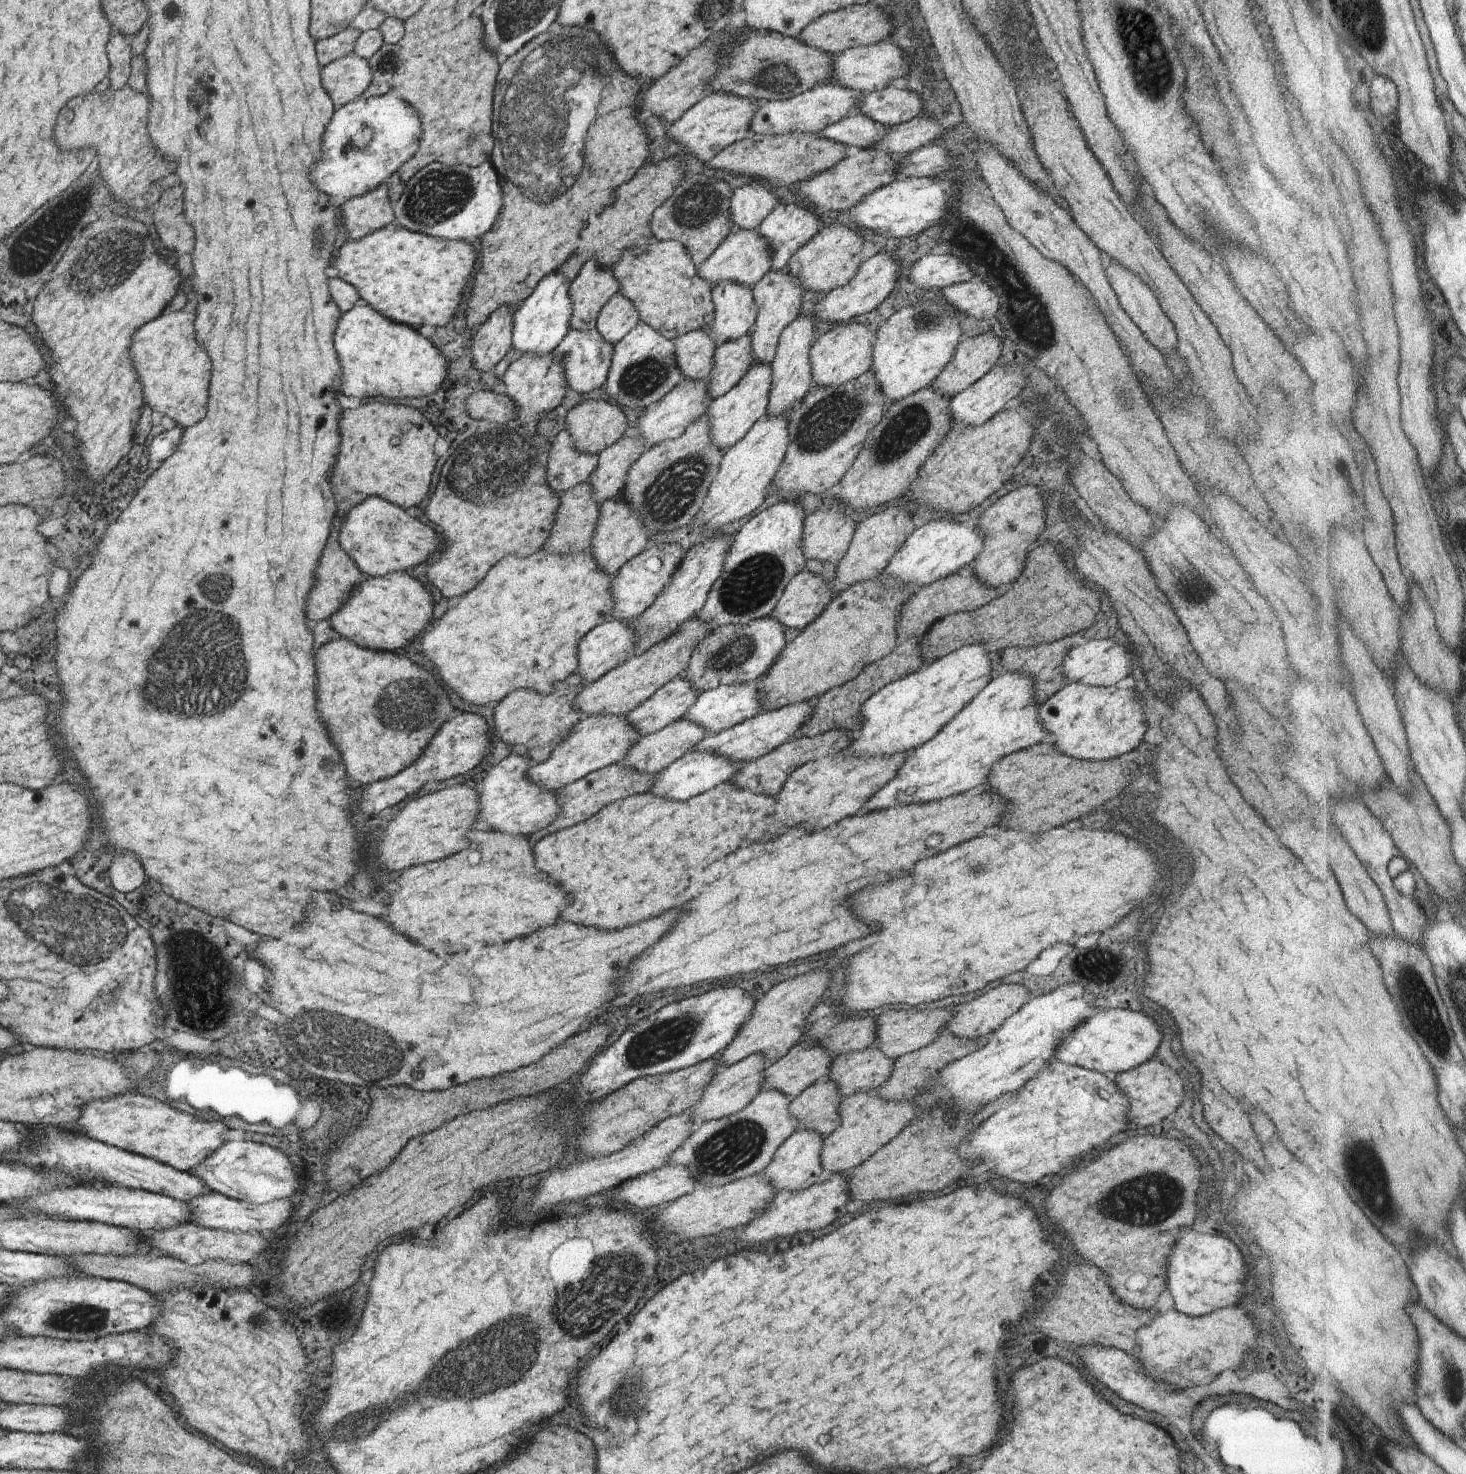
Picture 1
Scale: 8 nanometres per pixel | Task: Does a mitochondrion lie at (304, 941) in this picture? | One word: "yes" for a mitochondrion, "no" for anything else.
no

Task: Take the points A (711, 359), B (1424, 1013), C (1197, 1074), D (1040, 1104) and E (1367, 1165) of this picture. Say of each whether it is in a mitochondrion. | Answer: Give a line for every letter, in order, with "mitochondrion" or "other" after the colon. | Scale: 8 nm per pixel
A: other
B: mitochondrion
C: other
D: mitochondrion
E: mitochondrion

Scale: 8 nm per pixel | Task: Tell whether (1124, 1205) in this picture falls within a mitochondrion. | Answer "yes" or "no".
yes

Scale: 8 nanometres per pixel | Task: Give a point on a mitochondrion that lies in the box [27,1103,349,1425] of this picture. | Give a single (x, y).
(78, 1318)

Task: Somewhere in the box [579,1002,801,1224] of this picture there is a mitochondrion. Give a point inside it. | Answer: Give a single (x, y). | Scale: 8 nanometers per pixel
(663, 1041)

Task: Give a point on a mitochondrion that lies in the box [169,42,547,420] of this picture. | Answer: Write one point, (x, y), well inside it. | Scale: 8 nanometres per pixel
(435, 196)

